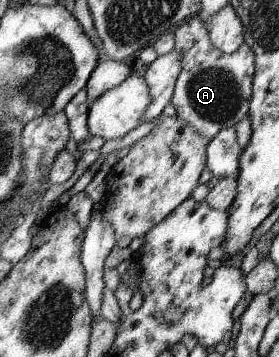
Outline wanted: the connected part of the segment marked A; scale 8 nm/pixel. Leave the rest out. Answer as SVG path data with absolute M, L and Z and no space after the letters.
M197 16L189 19L187 23L183 23L182 27L176 29L174 35L177 41L174 49L183 51L183 55L181 55L183 69L181 69L181 73L177 77L171 104L177 110L179 118L190 124L195 131L198 131L199 135L213 140L219 131L241 123L248 116L252 97L252 78L255 71L253 51L244 46L232 55L222 53L219 49L213 47L206 25L199 21Z

